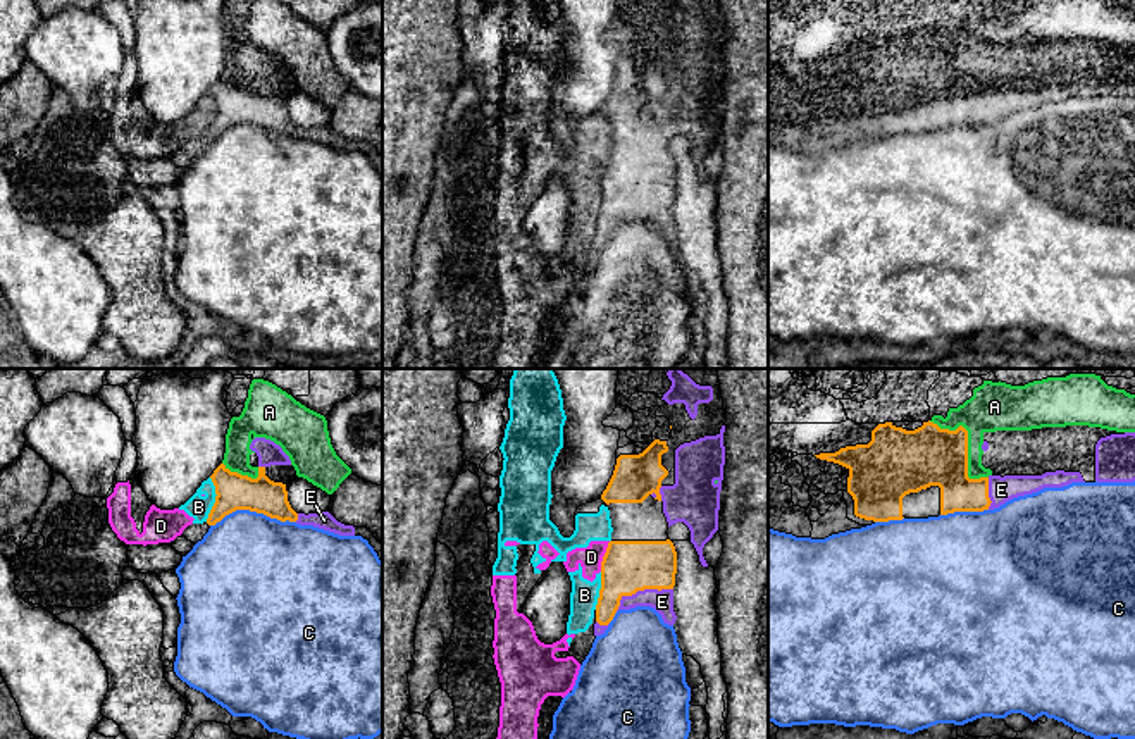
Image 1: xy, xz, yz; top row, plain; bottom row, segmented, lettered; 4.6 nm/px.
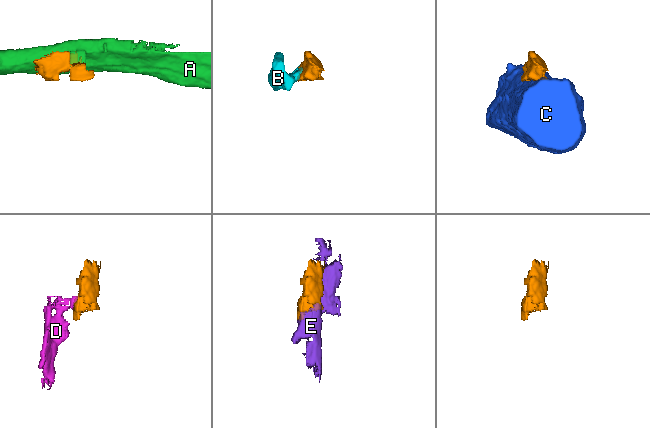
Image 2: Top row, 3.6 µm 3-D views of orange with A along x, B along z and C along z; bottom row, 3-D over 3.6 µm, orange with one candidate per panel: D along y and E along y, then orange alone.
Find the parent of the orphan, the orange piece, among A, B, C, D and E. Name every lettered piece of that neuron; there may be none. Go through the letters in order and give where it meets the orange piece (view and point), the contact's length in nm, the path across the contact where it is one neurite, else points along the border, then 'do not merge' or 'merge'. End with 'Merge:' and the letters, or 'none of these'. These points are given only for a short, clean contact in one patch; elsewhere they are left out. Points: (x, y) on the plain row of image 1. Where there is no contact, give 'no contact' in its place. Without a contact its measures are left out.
A: yz (967, 59) | 380 nm | do not merge
B: xy (216, 114) | 200 nm | do not merge
C: xy (252, 124) | 400 nm | do not merge
D: xz (603, 171) | 150 nm | along xz (610, 155), (600, 185) | do not merge
E: xz (641, 204) | 300 nm | merge
Merge: E

